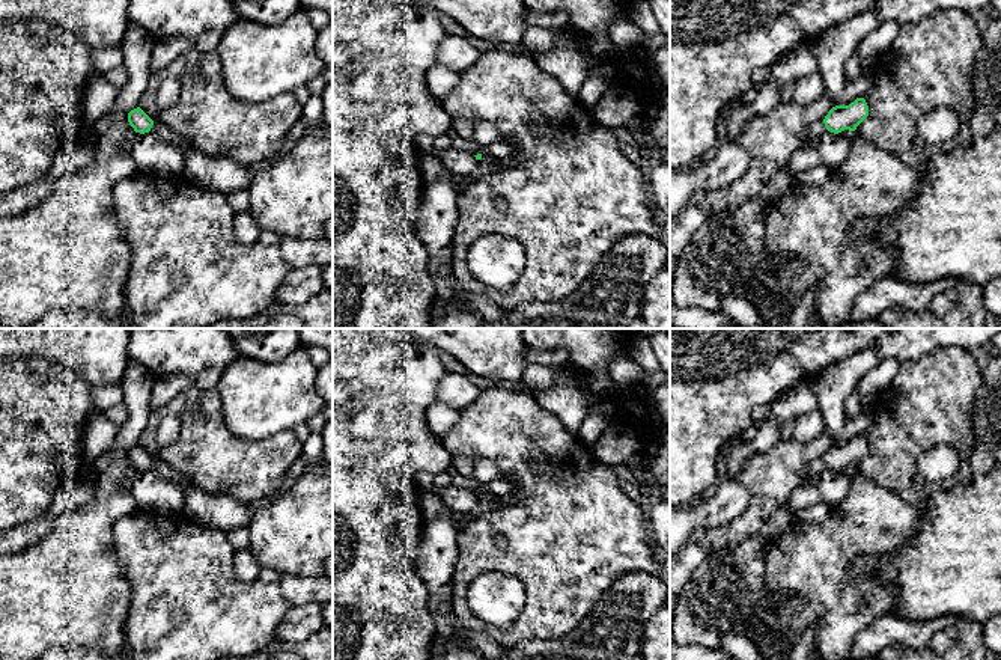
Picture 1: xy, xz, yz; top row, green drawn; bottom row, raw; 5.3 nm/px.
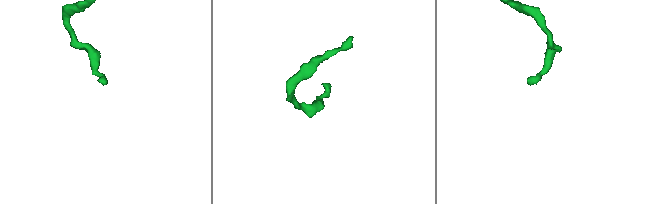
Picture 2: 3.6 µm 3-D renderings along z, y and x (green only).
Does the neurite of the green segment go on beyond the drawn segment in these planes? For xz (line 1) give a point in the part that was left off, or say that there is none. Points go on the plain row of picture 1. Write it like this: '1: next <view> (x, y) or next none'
1: next none

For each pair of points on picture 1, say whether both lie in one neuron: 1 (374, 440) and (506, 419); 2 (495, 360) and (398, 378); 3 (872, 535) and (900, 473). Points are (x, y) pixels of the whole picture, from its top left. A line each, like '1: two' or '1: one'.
1: two
2: two
3: two

